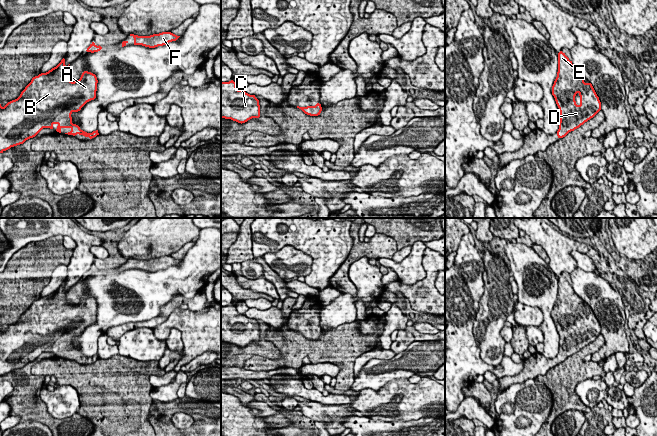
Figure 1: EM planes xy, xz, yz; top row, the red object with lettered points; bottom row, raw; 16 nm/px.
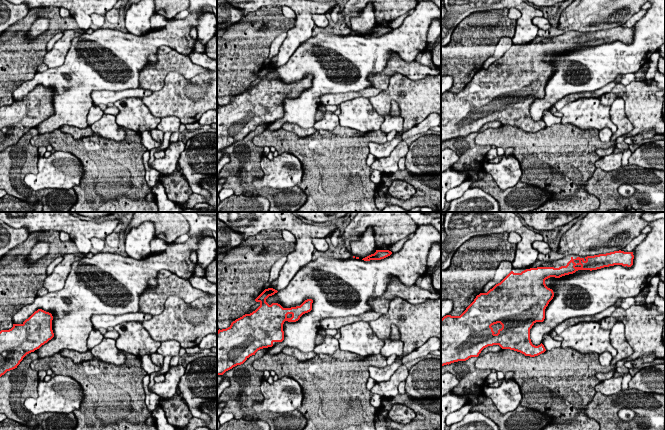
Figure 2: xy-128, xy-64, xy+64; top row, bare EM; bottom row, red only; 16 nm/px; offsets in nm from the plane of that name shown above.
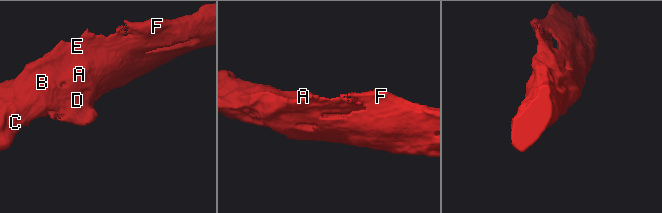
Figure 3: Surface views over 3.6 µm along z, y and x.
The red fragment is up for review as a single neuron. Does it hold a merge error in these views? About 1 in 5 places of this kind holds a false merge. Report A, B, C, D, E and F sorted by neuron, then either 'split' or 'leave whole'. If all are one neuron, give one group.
A B C D E F | leave whole

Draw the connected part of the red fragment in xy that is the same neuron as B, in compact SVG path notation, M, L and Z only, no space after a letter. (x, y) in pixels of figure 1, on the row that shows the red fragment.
M65 59L46 73L41 73L32 78L31 82L21 92L20 96L8 102L4 107L0 104L0 153L11 147L23 144L26 140L35 137L43 128L53 129L57 124L56 131L61 133L62 128L70 128L68 135L83 135L90 139L99 135L98 130L87 133L72 123L71 114L78 112L89 101L96 98L97 77L95 74L84 71L77 81L66 78Z

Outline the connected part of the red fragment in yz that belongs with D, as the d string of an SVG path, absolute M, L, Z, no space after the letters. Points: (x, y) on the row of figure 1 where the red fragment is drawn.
M562 51L558 53L558 72L552 95L560 111L558 138L579 128L601 110L592 84L584 82L584 77Z

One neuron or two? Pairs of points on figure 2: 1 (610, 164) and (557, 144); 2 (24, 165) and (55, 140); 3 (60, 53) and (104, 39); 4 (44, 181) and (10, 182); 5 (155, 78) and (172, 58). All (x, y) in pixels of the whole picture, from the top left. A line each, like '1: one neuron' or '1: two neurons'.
1: two neurons
2: two neurons
3: two neurons
4: two neurons
5: one neuron

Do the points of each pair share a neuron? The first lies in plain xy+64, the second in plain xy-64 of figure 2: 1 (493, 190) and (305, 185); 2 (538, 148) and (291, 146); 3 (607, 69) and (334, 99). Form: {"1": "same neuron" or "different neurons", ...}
{"1": "different neurons", "2": "same neuron", "3": "different neurons"}

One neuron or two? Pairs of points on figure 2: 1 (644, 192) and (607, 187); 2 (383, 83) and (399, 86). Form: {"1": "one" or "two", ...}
{"1": "one", "2": "two"}

